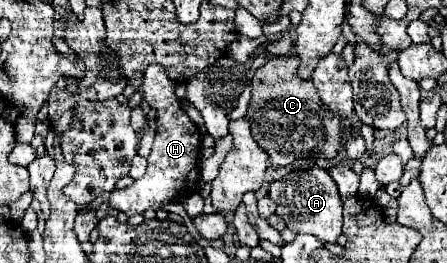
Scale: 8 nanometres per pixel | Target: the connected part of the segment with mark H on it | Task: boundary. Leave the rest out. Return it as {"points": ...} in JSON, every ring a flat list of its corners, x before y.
{"points":[[150,65,144,73,142,87,144,101,148,101,156,109,156,137,152,145,152,153,148,157,148,169,144,177,134,181,126,189,114,189,112,193,100,195,94,201,98,207,102,201,108,201,110,207,126,213,128,217,144,213,146,209,158,209,164,201,184,201,198,185,198,155,200,155,200,131,190,121,190,117,180,109,178,97,174,95,174,81,168,79,164,67]]}

